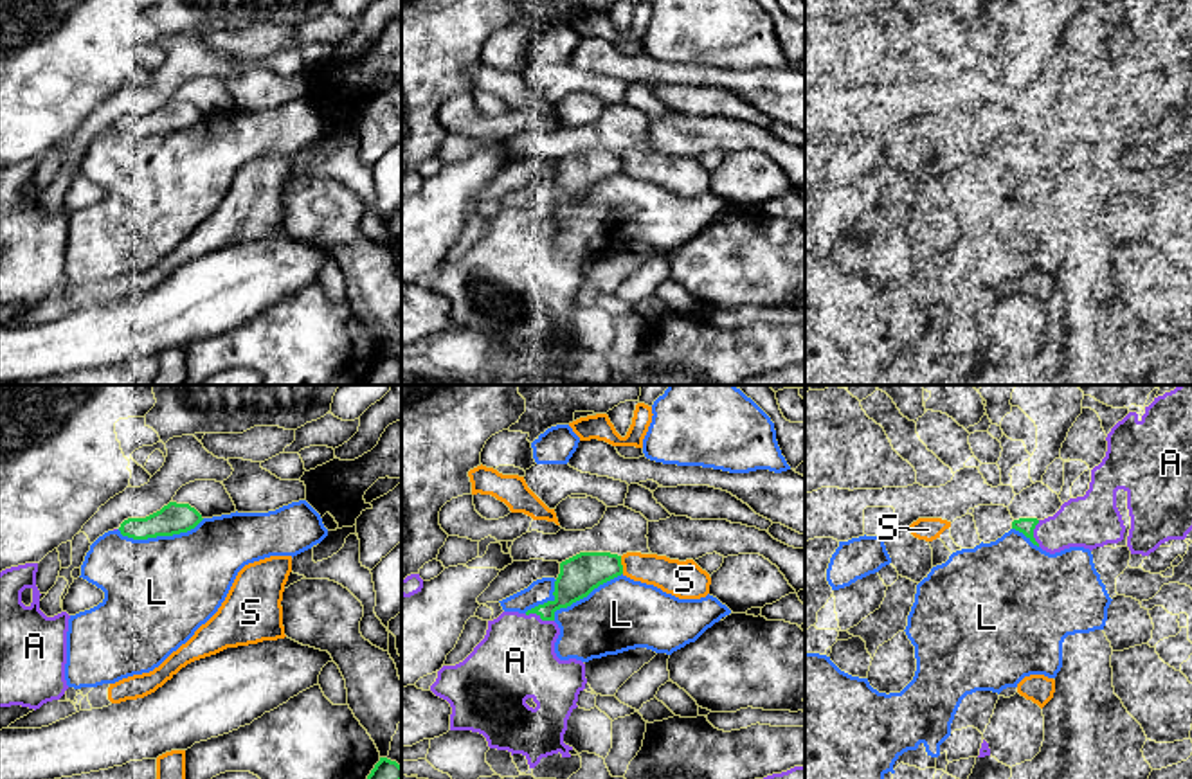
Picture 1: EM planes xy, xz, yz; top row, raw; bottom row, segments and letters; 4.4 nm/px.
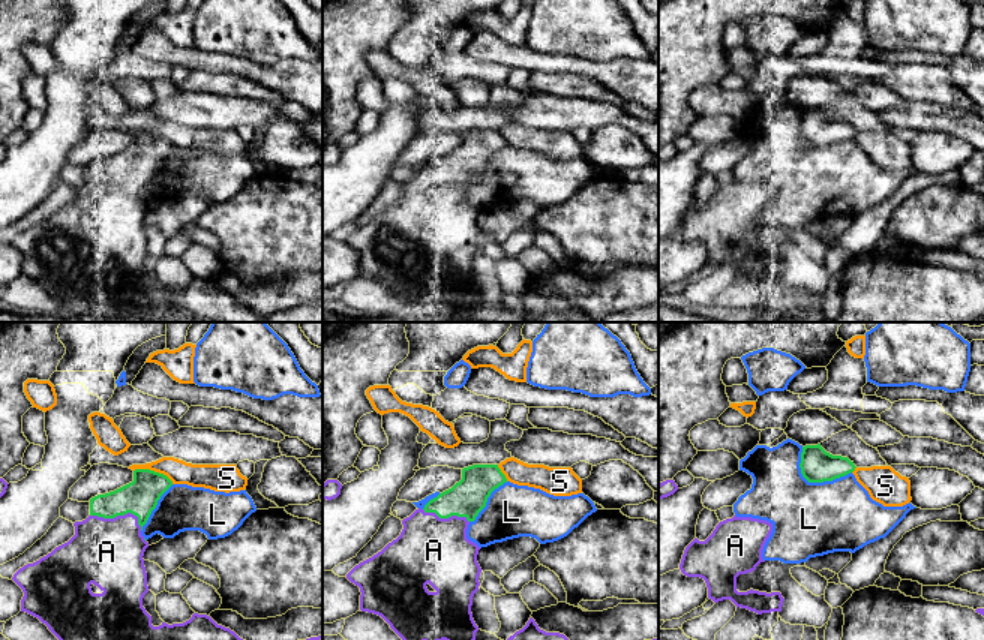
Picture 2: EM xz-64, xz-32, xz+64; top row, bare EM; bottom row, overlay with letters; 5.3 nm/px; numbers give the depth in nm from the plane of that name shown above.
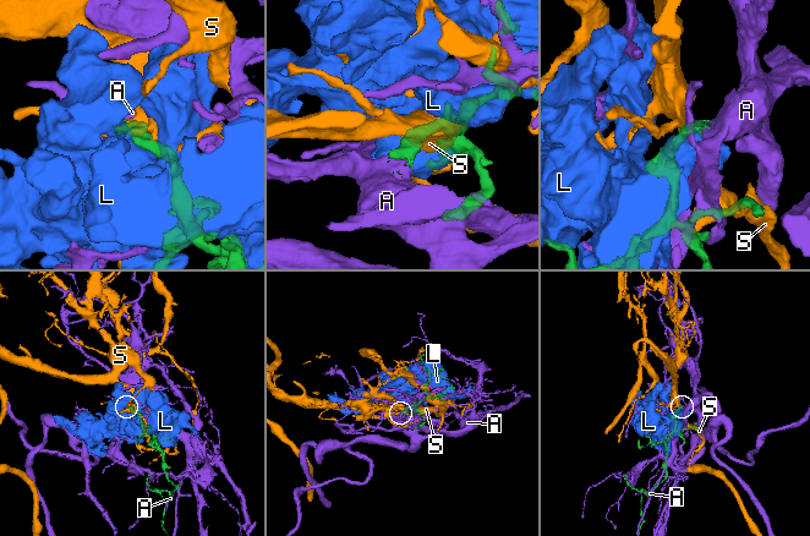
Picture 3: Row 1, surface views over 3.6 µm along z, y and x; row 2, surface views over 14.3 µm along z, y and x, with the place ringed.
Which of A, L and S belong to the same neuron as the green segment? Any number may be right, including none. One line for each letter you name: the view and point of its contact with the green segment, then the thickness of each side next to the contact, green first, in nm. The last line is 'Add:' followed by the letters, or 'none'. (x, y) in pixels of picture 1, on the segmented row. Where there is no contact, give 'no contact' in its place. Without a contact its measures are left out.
A: xz (541, 617) | 180/360 nm
Add: A

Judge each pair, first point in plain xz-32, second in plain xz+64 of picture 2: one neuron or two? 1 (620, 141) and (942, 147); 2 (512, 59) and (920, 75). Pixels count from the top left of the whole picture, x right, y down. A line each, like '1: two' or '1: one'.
1: one
2: two

